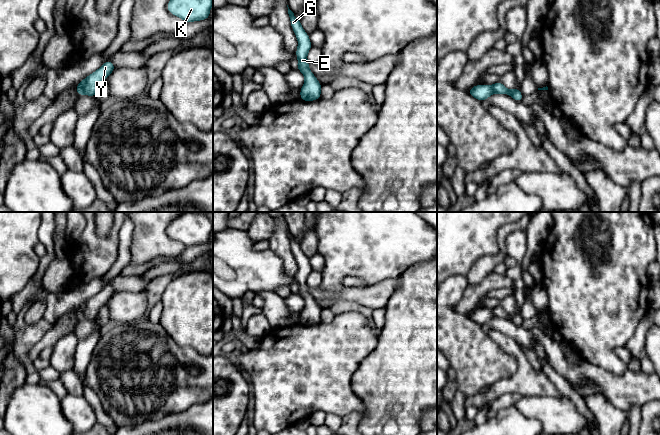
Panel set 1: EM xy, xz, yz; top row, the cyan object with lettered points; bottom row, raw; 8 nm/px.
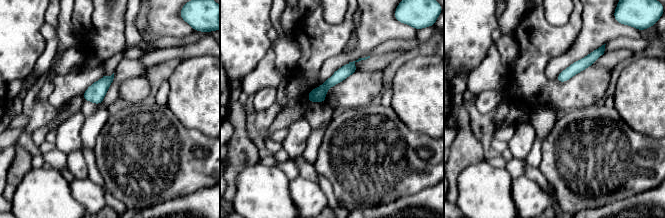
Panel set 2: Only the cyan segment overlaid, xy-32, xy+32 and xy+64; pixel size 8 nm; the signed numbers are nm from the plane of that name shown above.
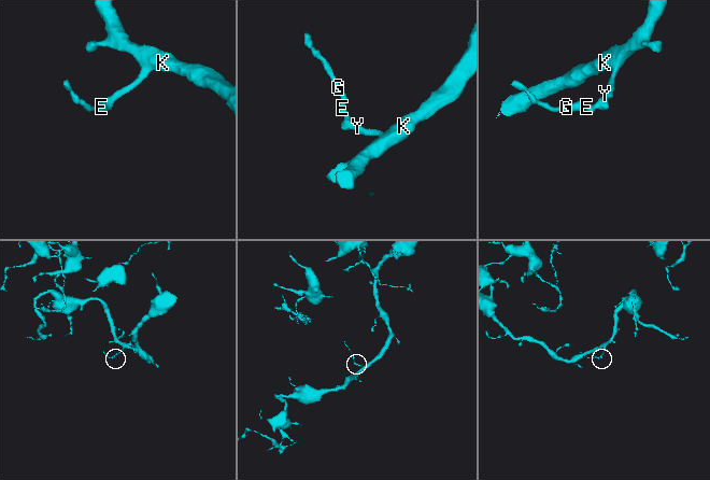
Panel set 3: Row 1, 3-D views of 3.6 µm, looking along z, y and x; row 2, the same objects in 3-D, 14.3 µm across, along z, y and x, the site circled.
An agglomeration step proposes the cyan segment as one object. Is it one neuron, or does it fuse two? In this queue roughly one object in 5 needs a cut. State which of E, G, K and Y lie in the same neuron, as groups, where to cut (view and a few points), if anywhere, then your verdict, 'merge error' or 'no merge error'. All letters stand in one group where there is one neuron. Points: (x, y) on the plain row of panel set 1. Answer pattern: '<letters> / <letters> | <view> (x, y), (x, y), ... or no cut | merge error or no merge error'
E G K Y | no cut | no merge error

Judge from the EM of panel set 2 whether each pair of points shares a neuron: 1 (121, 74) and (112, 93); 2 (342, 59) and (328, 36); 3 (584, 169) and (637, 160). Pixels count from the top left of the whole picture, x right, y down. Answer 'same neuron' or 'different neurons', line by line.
1: same neuron
2: different neurons
3: same neuron

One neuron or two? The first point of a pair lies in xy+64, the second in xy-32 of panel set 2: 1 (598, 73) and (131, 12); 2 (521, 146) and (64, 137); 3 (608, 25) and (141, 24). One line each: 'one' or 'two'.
1: two
2: one
3: two

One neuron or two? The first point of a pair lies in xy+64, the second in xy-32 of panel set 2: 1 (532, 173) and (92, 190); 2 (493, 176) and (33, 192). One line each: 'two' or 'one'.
1: two
2: one

